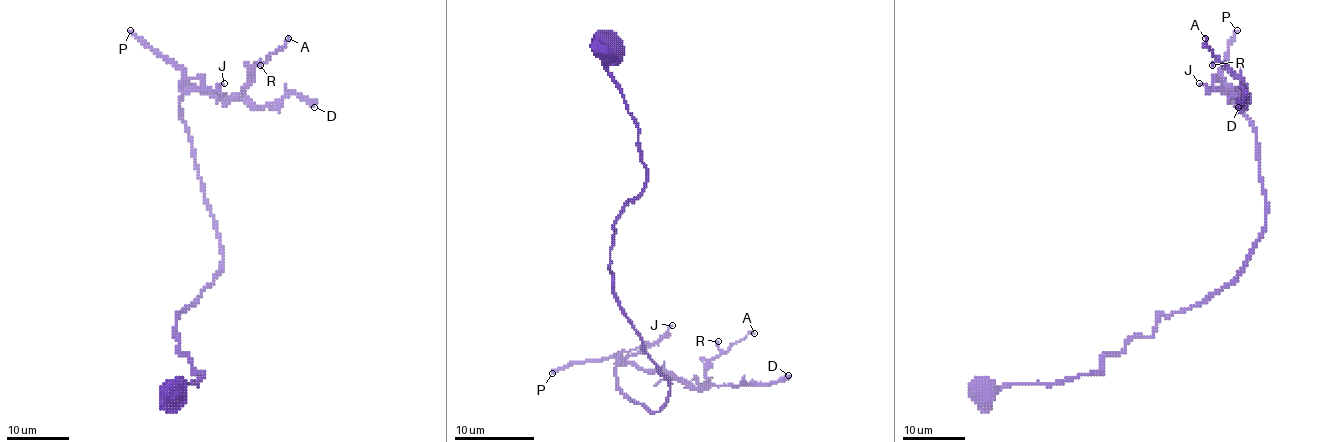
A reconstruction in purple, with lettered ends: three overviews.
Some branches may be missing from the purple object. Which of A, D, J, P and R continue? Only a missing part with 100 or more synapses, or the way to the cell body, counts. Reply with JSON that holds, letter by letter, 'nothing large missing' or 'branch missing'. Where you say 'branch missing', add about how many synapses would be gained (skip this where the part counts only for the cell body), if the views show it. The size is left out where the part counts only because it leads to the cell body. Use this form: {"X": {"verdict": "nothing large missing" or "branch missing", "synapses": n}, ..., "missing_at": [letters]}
{"A": {"verdict": "nothing large missing"}, "D": {"verdict": "branch missing", "synapses": 140}, "J": {"verdict": "nothing large missing"}, "P": {"verdict": "branch missing", "synapses": 120}, "R": {"verdict": "nothing large missing"}, "missing_at": ["D", "P"]}

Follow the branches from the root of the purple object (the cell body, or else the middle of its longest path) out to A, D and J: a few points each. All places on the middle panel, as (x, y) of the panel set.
A: (602, 51), (646, 169), (612, 287), (670, 383), (658, 411), (618, 387), (620, 361), (702, 383), (754, 333)
D: (602, 51), (646, 169), (612, 287), (670, 383), (658, 411), (618, 387), (620, 361), (696, 387), (788, 375)
J: (602, 51), (646, 169), (608, 267), (670, 383), (650, 411), (616, 365), (672, 325)

